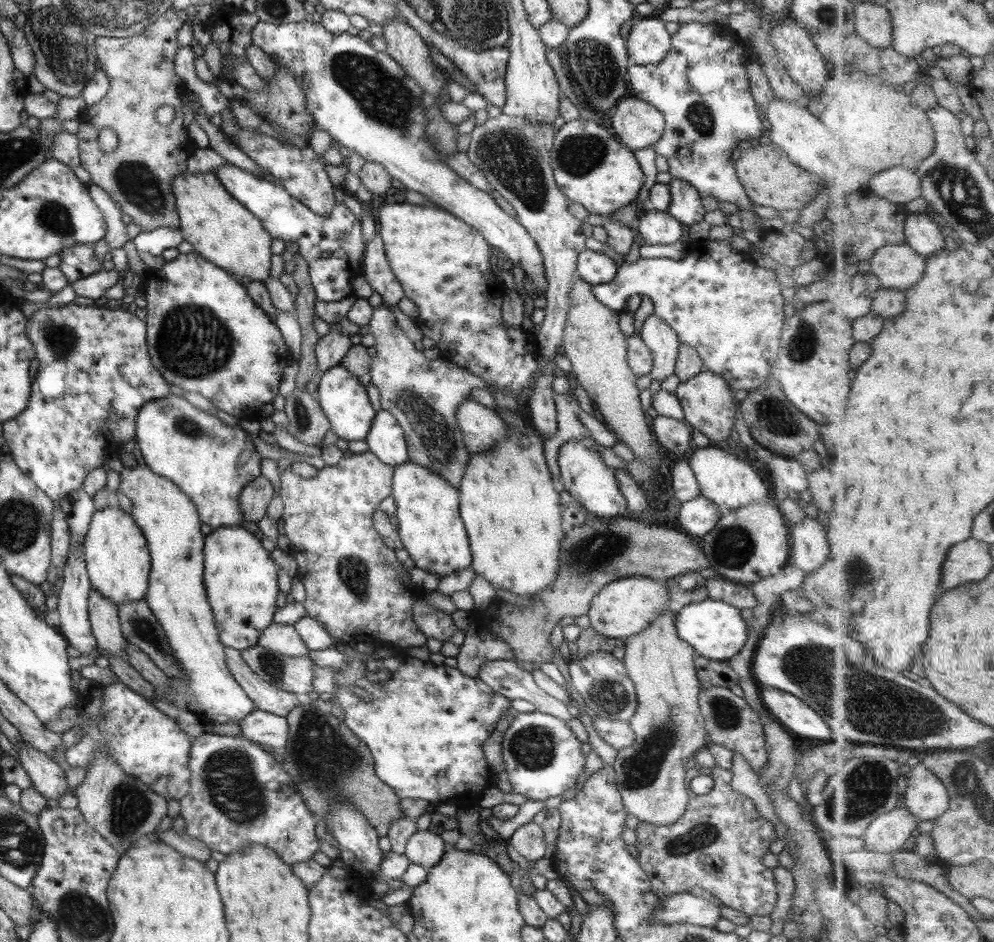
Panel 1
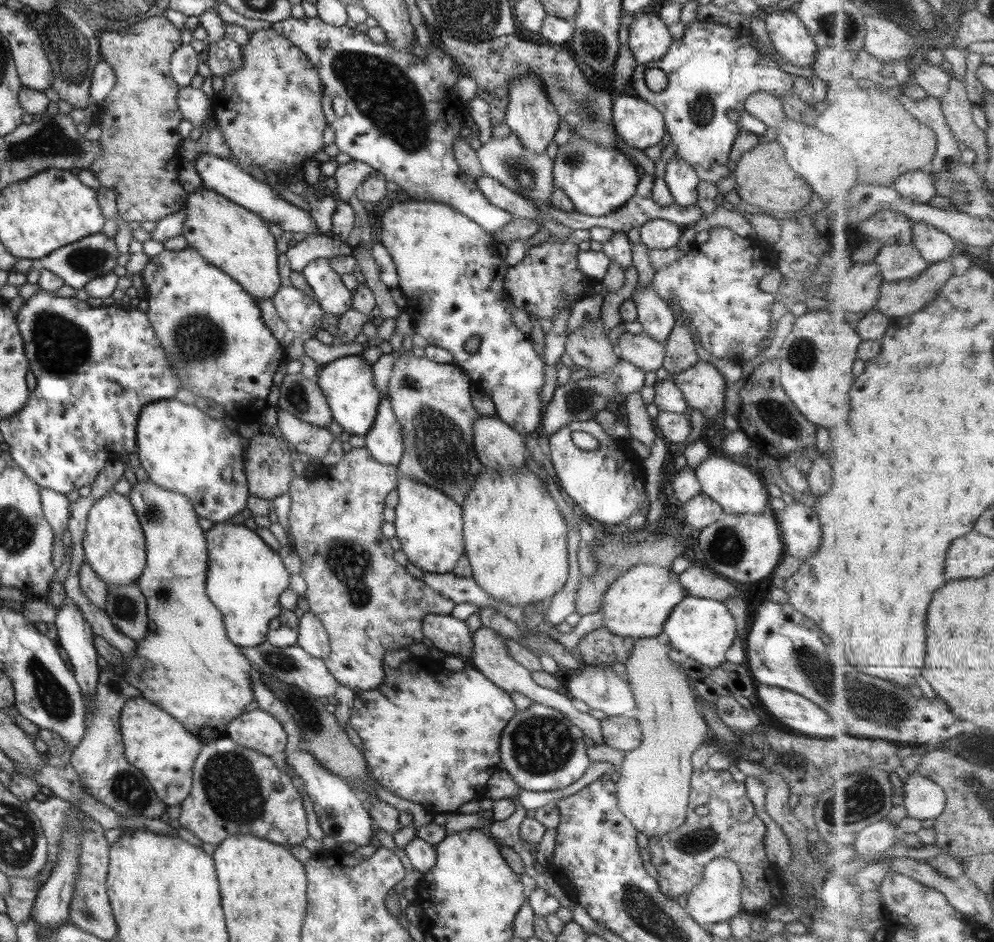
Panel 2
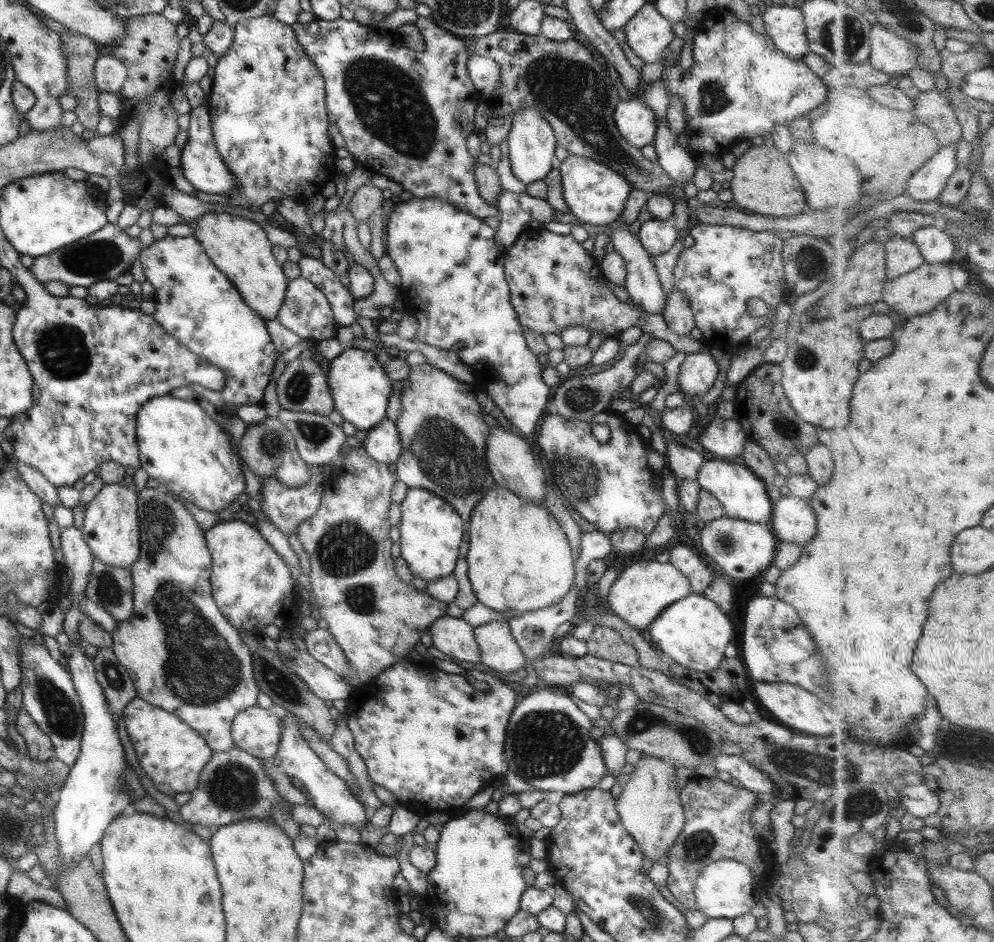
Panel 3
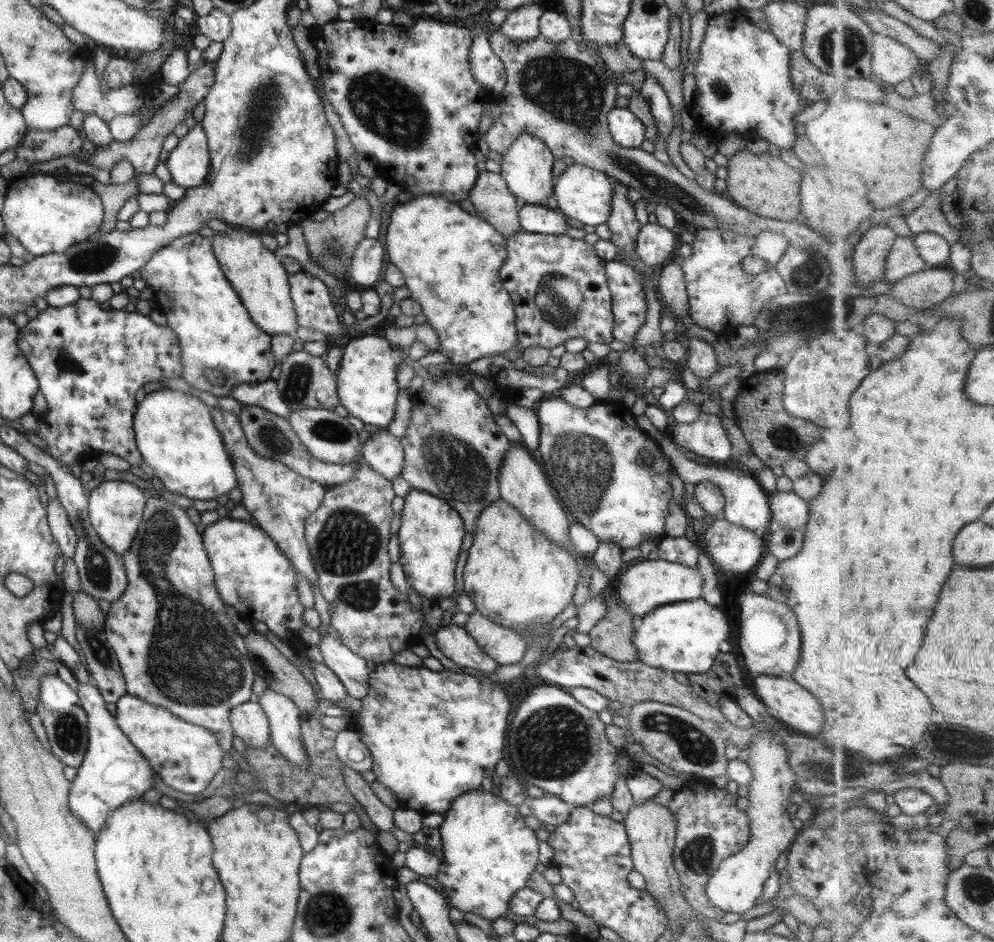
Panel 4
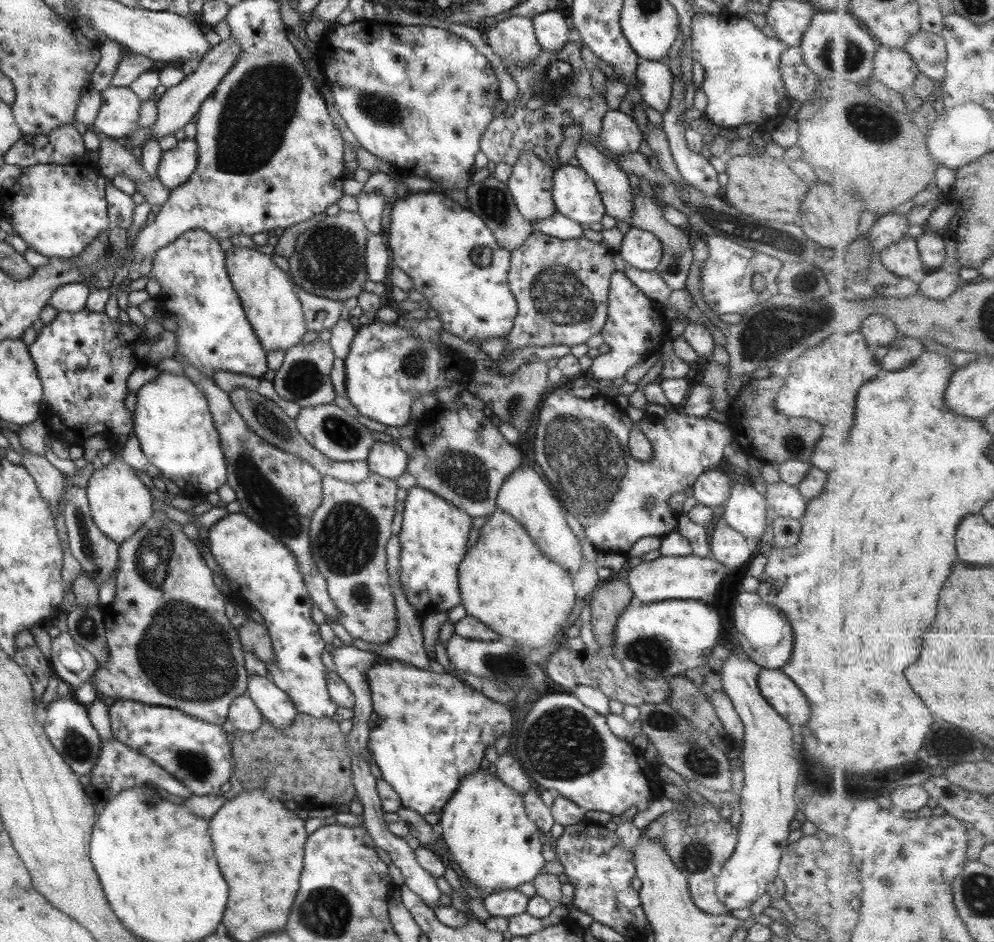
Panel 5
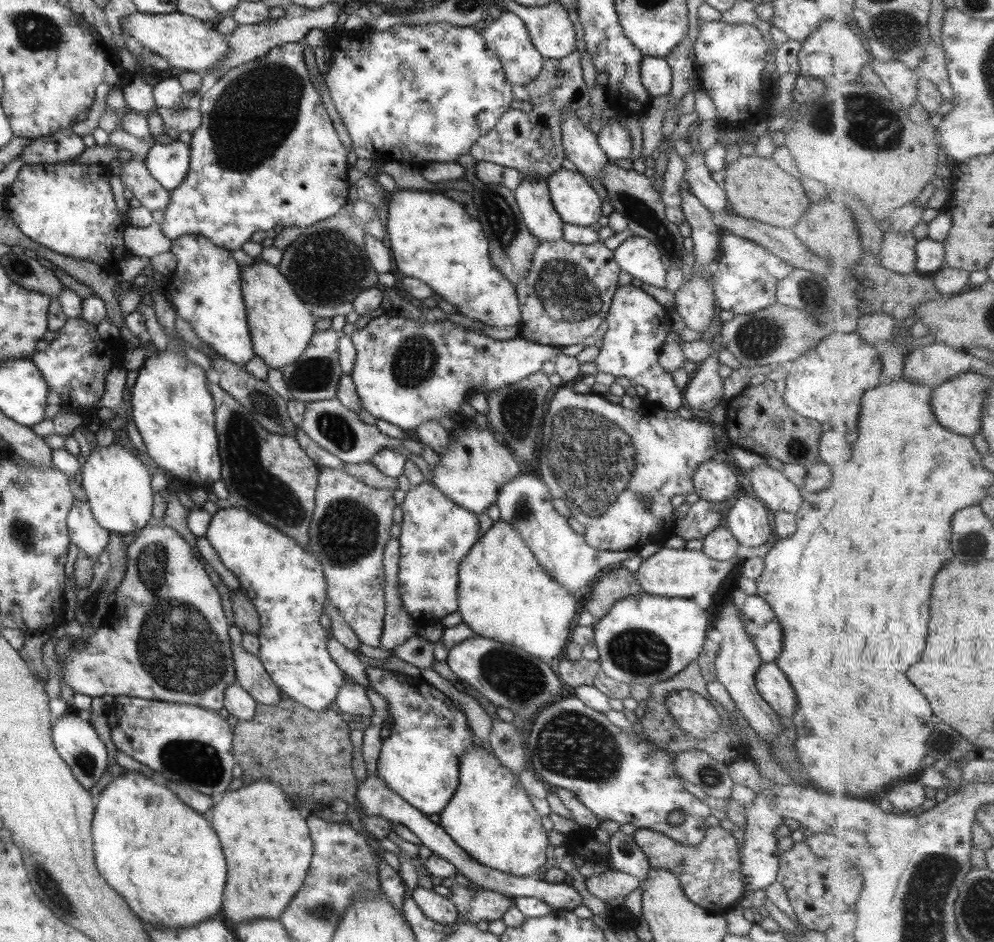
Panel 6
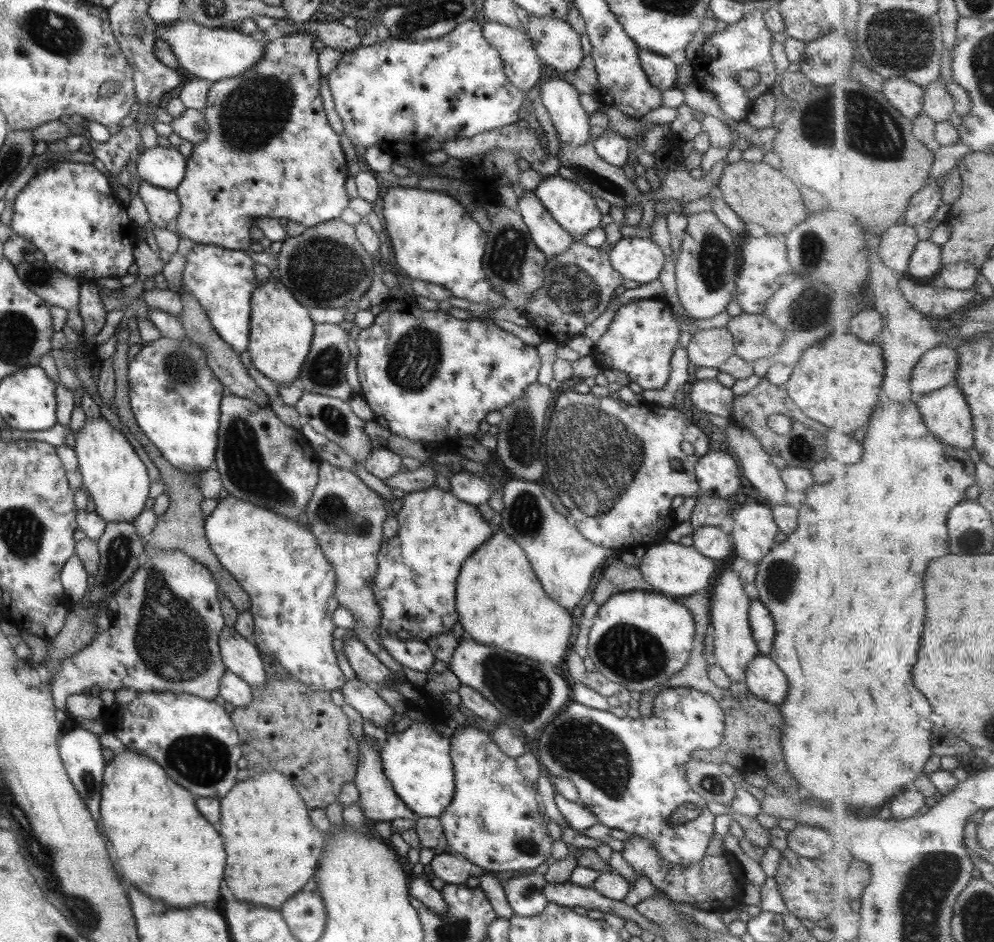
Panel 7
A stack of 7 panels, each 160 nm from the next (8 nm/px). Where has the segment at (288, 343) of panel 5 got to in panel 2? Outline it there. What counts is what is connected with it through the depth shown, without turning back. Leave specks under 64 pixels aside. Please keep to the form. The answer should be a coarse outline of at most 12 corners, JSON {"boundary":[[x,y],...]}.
{"boundary":[[202,185],[186,244],[256,302],[284,282],[255,213]]}

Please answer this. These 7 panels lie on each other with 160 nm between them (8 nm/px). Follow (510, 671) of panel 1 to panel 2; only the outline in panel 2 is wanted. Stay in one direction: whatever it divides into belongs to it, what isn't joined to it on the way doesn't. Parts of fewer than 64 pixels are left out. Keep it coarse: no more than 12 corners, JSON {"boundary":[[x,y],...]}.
{"boundary":[[495,631],[472,632],[468,663],[501,690],[558,710],[595,745],[600,721],[563,690],[537,686]]}

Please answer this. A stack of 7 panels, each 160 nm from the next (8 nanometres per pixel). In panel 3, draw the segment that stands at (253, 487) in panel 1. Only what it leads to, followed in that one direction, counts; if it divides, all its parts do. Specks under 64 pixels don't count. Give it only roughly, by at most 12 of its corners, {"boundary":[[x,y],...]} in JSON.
{"boundary":[[277,417],[246,425],[238,456],[259,480],[311,478]]}

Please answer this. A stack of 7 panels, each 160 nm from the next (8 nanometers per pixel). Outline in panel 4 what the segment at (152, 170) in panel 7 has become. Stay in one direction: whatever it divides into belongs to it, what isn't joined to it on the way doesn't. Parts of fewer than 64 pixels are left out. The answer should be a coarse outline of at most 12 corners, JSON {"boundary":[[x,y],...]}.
{"boundary":[[200,122],[164,161],[171,182],[199,186],[209,174]]}

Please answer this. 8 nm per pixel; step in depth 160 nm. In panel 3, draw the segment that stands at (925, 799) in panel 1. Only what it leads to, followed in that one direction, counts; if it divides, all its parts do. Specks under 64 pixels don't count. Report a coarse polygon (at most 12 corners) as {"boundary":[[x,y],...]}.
{"boundary":[[925,783],[901,789],[906,810],[919,818],[937,814],[939,796]]}

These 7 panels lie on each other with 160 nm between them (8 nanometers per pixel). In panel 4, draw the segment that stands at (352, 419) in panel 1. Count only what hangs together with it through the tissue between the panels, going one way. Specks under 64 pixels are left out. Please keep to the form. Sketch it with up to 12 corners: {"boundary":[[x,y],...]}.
{"boundary":[[383,335],[341,346],[338,404],[386,429],[395,368],[405,356]]}

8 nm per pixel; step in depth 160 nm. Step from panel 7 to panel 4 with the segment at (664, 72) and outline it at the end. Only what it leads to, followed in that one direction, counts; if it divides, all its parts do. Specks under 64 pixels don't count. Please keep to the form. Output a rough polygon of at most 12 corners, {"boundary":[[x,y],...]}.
{"boundary":[[644,72],[639,95],[649,107],[659,145],[673,126],[663,88]]}

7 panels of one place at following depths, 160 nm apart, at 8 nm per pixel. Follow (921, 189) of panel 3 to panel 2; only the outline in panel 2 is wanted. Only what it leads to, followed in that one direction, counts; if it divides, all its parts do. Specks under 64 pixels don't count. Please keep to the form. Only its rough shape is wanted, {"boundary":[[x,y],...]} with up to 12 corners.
{"boundary":[[930,170],[910,171],[894,182],[901,196],[928,204],[937,194]]}

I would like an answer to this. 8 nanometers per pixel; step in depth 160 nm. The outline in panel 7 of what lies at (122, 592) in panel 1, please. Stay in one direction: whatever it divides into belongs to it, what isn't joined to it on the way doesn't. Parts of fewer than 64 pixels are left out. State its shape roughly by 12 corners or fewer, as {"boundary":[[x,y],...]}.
{"boundary":[[84,418],[72,449],[91,510],[131,524],[150,481],[123,433]]}

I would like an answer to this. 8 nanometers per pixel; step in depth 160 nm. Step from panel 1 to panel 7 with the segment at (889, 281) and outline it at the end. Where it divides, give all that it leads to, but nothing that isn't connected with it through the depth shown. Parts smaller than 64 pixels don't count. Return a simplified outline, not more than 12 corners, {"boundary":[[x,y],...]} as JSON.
{"boundary":[[893,225],[881,237],[883,264],[908,272],[920,241],[916,228]]}

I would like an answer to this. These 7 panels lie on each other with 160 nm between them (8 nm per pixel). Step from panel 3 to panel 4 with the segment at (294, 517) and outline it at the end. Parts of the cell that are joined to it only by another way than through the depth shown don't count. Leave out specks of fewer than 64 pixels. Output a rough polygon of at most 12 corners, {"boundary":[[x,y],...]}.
{"boundary":[[211,407],[238,504],[317,586],[305,520],[326,486],[260,457],[237,415]]}

